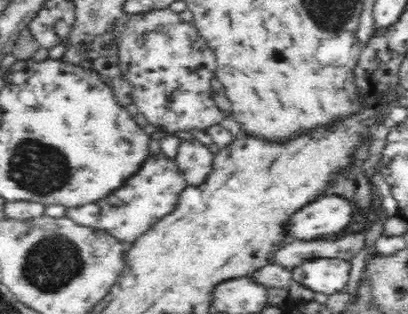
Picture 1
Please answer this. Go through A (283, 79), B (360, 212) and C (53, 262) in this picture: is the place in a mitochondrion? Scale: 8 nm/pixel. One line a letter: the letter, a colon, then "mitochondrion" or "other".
A: other
B: other
C: mitochondrion

